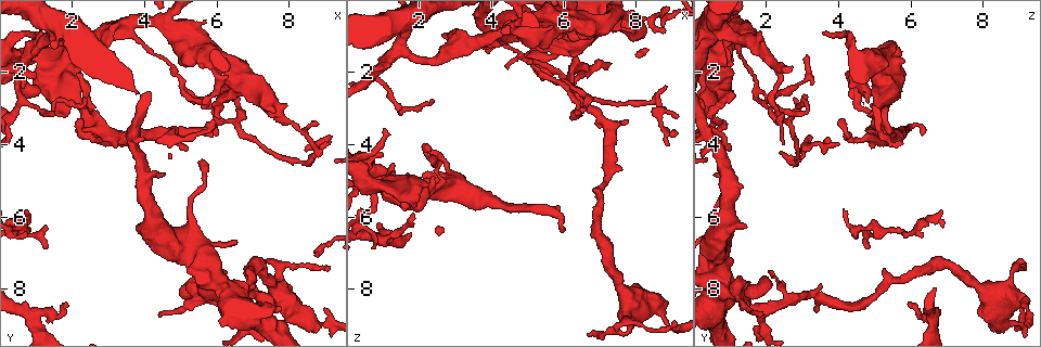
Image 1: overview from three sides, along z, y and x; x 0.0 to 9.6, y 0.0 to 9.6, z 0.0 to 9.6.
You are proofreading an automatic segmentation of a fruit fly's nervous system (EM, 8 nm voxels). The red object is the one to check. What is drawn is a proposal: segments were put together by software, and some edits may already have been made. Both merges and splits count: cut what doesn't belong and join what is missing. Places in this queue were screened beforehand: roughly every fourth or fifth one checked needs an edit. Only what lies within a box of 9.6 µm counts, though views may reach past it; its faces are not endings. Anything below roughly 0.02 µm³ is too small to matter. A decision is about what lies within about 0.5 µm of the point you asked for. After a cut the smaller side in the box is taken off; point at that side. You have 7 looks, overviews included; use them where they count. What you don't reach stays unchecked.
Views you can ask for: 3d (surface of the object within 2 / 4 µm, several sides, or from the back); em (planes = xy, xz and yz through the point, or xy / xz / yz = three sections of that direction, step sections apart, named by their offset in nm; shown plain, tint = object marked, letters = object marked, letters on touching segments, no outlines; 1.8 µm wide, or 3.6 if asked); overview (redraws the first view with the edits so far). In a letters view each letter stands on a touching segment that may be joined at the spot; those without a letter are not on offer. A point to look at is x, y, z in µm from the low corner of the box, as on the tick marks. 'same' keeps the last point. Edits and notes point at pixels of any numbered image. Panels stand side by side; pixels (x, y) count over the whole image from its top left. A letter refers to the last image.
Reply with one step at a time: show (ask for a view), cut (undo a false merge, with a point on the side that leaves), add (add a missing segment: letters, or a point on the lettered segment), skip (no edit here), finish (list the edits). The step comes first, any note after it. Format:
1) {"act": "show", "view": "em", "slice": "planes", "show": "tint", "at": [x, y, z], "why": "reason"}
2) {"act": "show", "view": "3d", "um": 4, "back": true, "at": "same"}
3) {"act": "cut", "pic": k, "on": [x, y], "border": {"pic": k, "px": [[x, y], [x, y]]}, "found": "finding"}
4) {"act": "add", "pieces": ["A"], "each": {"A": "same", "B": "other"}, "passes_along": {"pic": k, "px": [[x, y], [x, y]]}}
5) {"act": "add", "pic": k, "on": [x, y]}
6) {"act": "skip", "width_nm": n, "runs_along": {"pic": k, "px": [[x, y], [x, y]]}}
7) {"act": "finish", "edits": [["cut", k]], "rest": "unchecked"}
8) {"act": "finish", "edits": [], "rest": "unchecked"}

{"act": "show", "view": "em", "slice": "planes", "show": "tint", "at": [9.10, 7.45, 9.00], "why": "free end"}

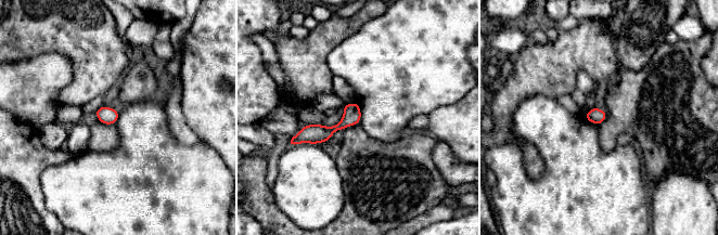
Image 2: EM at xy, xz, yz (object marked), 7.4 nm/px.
{"act": "show", "view": "em", "slice": "planes", "show": "letters", "at": "same"}

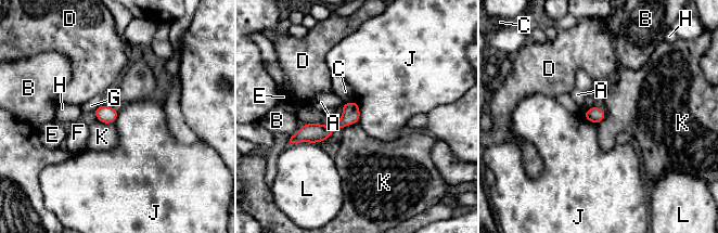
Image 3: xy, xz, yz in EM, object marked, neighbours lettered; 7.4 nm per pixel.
{"act": "skip", "each": {"A": "other", "B": "other", "C": "other", "D": "other", "E": "other", "F": "other", "G": "other", "H": "other", "J": "other", "K": "other", "L": "other"}, "runs_along": {"pic": 3, "px": [[355, 106], [337, 126], [295, 138]]}, "found": "no lettered segment goes on from it"}

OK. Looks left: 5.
{"act": "show", "view": "em", "slice": "xz", "step": 4, "show": "tint", "at": [8.90, 3.90, 3.95], "why": "thin end"}

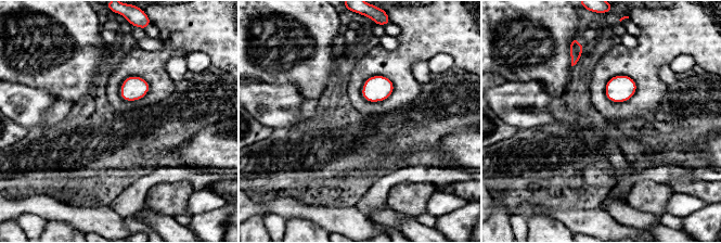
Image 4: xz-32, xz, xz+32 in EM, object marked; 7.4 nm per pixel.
{"act": "show", "view": "em", "slice": "xz", "step": 4, "show": "letters", "at": "same", "why": "what lies round it"}

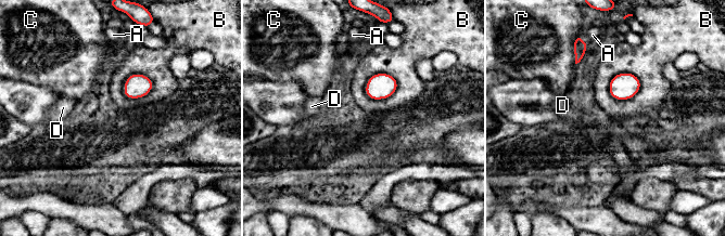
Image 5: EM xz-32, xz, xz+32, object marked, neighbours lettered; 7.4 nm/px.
{"act": "skip", "each": {"A": "other", "B": "other", "C": "other", "D": "other"}, "border": {"pic": 5, "px": [[397, 81], [386, 97], [365, 93]]}, "found": "no lettered segment goes on from it"}

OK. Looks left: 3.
{"act": "show", "view": "em", "slice": "xz", "step": 16, "show": "tint", "at": [4.10, 1.35, 1.25], "why": "calibre changes"}

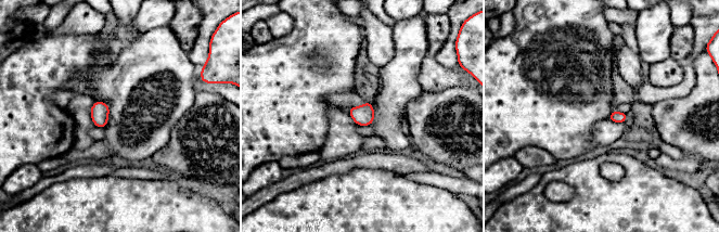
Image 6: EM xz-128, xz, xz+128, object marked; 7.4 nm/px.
{"act": "show", "view": "em", "slice": "planes", "show": "tint", "at": "same", "why": "another direction"}

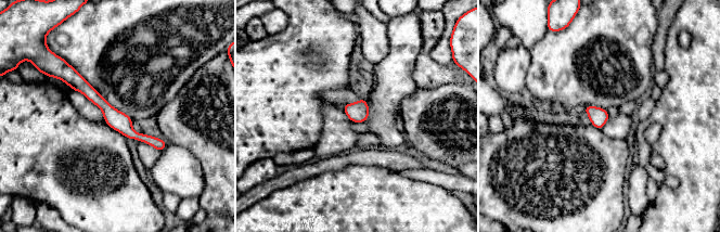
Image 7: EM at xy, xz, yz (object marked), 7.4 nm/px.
{"act": "show", "view": "em", "slice": "planes", "show": "letters", "at": "same", "why": "what lies round it"}

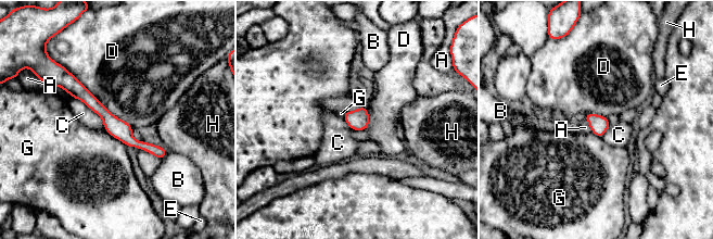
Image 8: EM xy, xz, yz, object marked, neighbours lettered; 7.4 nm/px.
{"act": "skip", "width_nm": 140, "each": {"A": "other", "B": "other", "C": "other", "D": "other", "E": "other", "G": "other", "H": "other"}, "runs_along": {"pic": 8, "px": [[64, 80], [132, 142], [163, 152]]}, "found": "continuous, no second neuron"}

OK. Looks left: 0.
{"act": "finish", "edits": [], "rest": "unchecked"}

